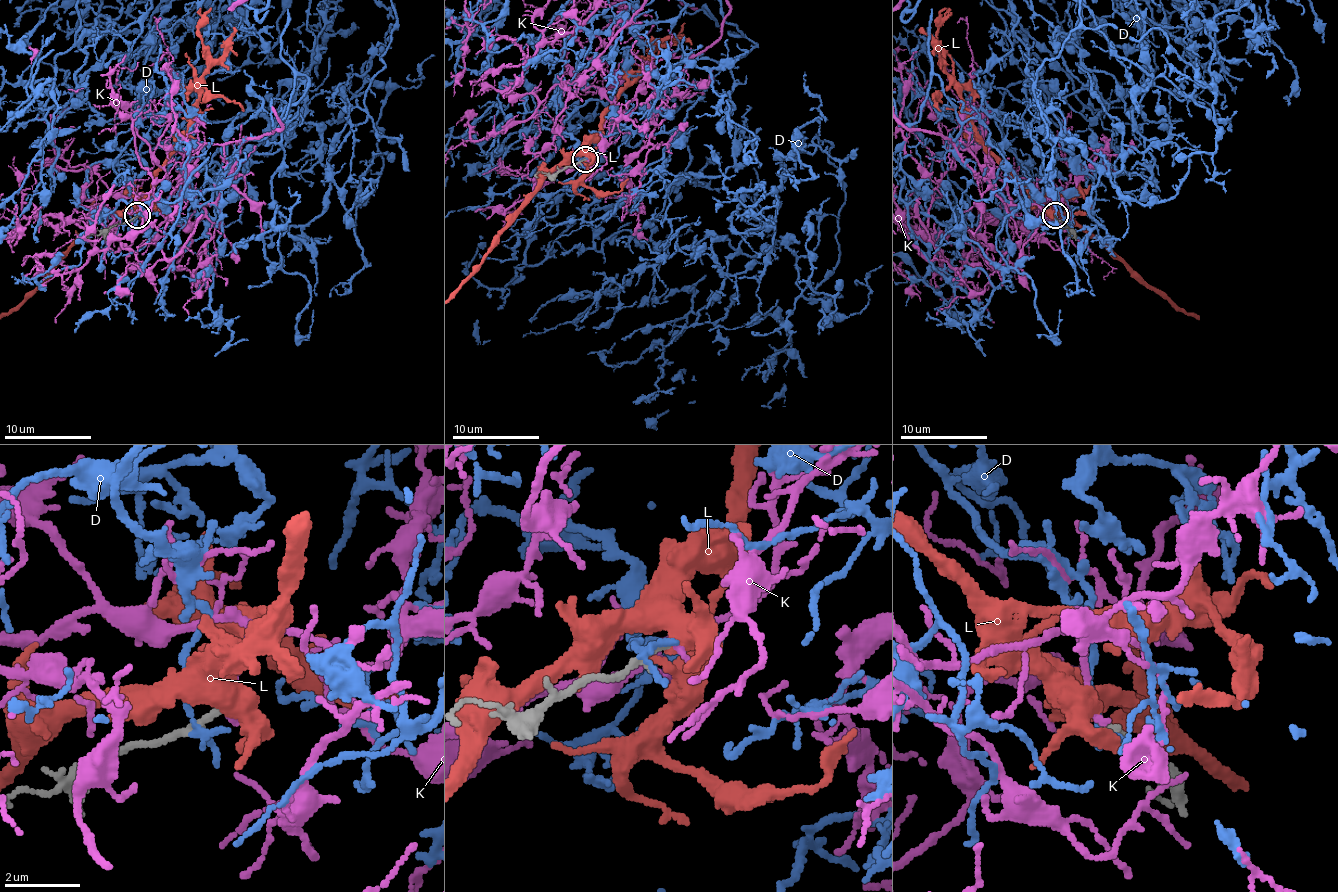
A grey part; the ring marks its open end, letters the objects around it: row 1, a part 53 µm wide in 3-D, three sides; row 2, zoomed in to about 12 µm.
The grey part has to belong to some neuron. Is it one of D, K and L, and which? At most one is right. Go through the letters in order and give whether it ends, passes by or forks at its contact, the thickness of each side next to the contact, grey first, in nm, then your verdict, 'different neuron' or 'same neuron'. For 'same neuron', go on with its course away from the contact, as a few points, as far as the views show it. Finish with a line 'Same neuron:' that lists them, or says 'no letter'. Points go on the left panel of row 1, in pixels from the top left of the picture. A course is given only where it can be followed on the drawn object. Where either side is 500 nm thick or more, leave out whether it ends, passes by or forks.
D: it passes by; calibres 240 and 170 nm; different neuron
K: it ends; calibres 110 and 200 nm; same neuron
L: it passes by; calibres 180 and 380 nm; different neuron
Same neuron: K

